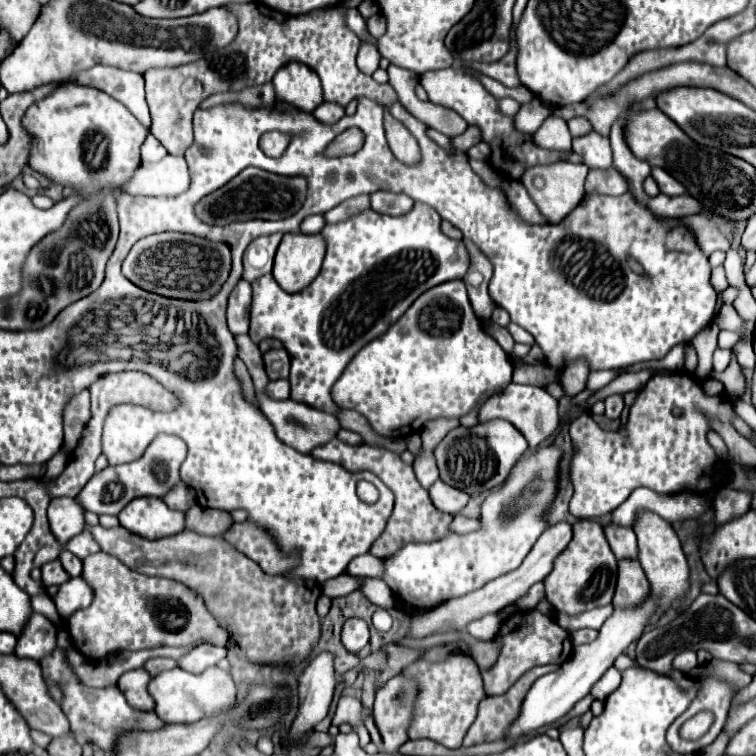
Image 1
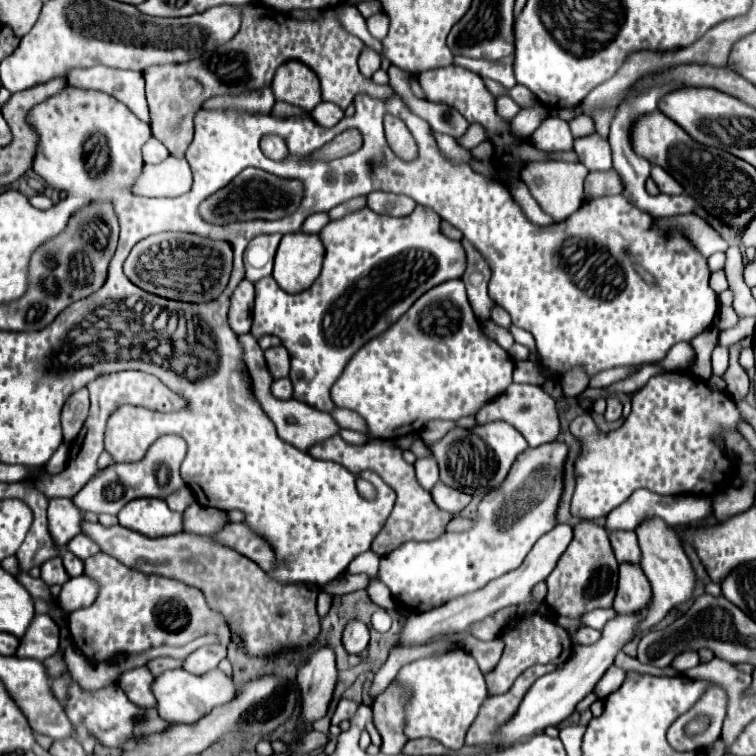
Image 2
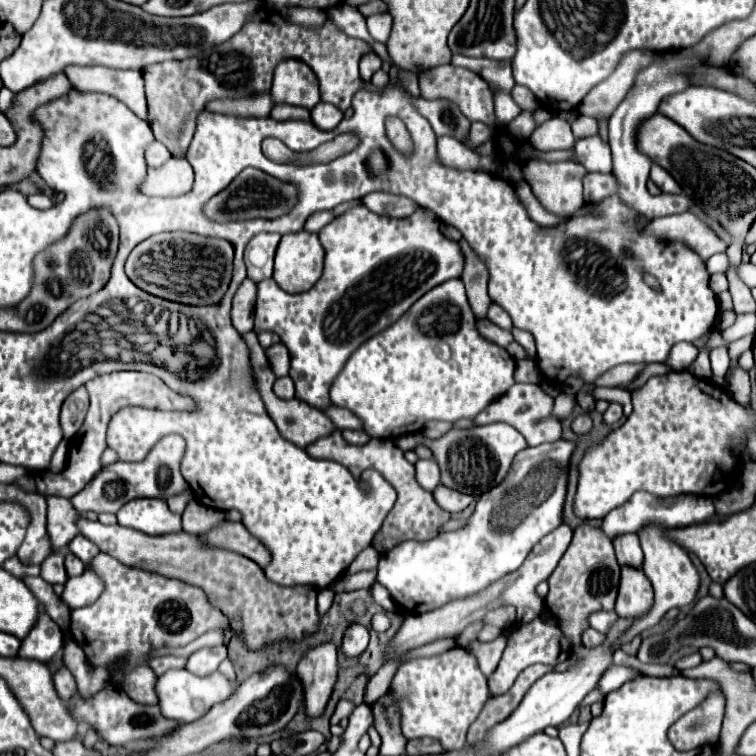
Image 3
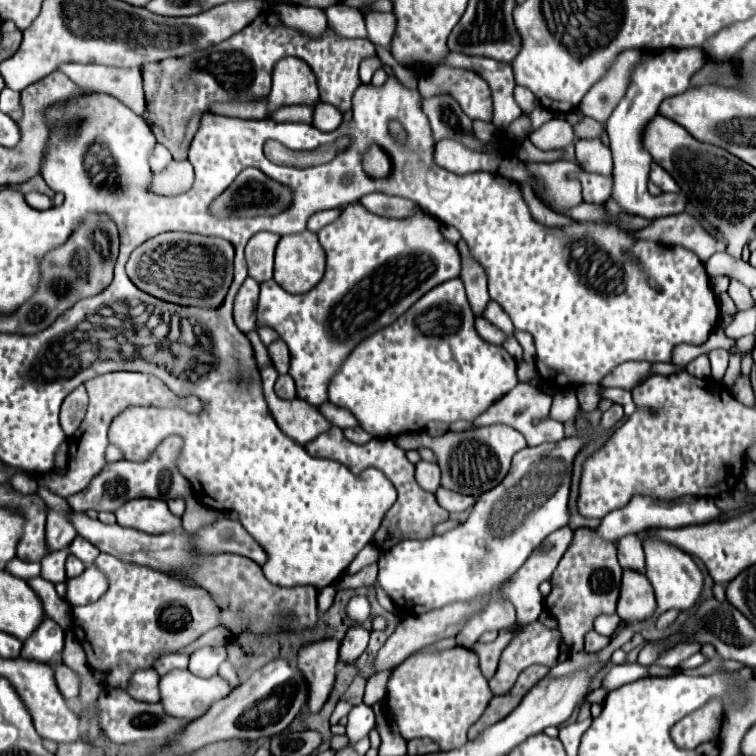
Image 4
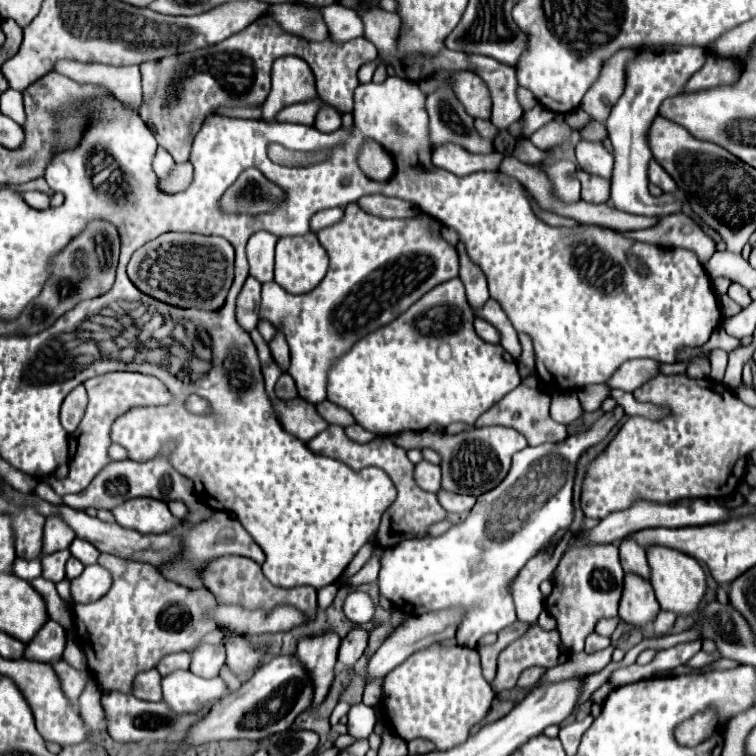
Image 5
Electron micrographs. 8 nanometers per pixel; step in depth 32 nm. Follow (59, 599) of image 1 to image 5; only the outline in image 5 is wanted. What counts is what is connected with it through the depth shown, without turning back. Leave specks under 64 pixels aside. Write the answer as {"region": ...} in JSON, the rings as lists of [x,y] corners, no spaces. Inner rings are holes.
{"region":[[[92,564],[86,566],[84,572],[72,580],[72,596],[74,602],[94,602],[98,598],[102,598],[112,586],[112,574],[100,566],[100,564]]]}

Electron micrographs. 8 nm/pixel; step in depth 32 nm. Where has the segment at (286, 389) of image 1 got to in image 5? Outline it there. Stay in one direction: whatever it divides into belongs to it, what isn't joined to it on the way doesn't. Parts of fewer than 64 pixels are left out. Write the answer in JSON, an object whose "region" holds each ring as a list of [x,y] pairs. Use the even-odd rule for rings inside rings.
{"region":[[[284,374],[284,376],[280,376],[280,380],[276,382],[276,396],[280,398],[280,400],[292,400],[292,398],[296,398],[298,394],[296,394],[296,386],[294,386],[294,380],[292,380],[292,376],[290,374]]]}

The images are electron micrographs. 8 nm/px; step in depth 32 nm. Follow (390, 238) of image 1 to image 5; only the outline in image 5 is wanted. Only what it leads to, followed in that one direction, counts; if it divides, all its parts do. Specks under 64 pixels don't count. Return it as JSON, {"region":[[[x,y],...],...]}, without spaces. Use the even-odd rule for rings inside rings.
{"region":[[[350,204],[346,206],[346,214],[338,224],[318,232],[318,240],[330,256],[330,268],[324,280],[312,292],[300,296],[288,294],[276,282],[262,284],[260,308],[260,316],[264,320],[270,320],[276,328],[282,328],[282,332],[286,334],[292,354],[290,376],[296,382],[298,396],[310,404],[318,404],[326,398],[326,374],[332,360],[342,356],[364,334],[374,332],[376,328],[386,326],[388,322],[398,318],[428,290],[458,276],[456,248],[428,228],[426,216],[406,220],[382,220],[378,216],[362,212],[356,204]]]}

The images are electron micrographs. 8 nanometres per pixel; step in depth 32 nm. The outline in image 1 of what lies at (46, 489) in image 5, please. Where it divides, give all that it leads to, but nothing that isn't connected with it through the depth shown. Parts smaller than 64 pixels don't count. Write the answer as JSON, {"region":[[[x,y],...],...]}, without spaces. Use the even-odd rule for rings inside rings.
{"region":[[[52,498],[48,506],[48,522],[54,538],[64,546],[86,526],[84,510],[74,498]]]}

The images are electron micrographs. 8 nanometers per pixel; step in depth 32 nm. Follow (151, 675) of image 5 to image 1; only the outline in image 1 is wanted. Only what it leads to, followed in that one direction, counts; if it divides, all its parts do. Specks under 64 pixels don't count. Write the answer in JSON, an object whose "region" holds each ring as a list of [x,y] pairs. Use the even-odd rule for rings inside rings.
{"region":[[[136,668],[136,670],[128,670],[120,676],[118,688],[124,692],[124,696],[128,696],[132,706],[154,708],[154,698],[148,692],[150,680],[152,680],[152,676],[144,668]]]}

